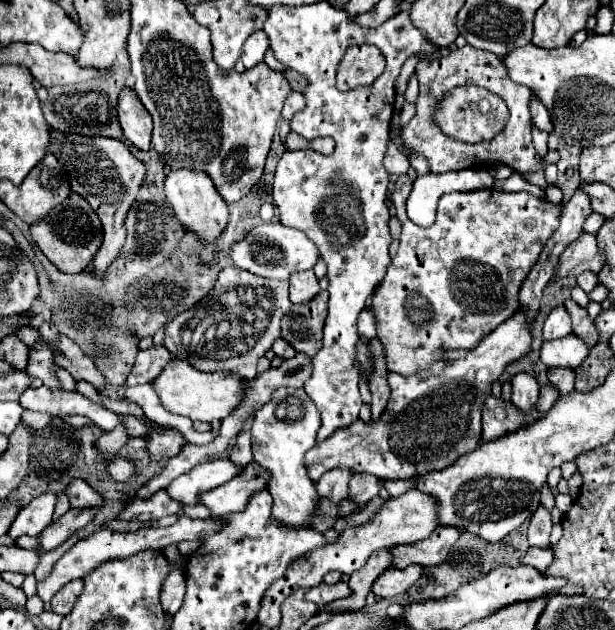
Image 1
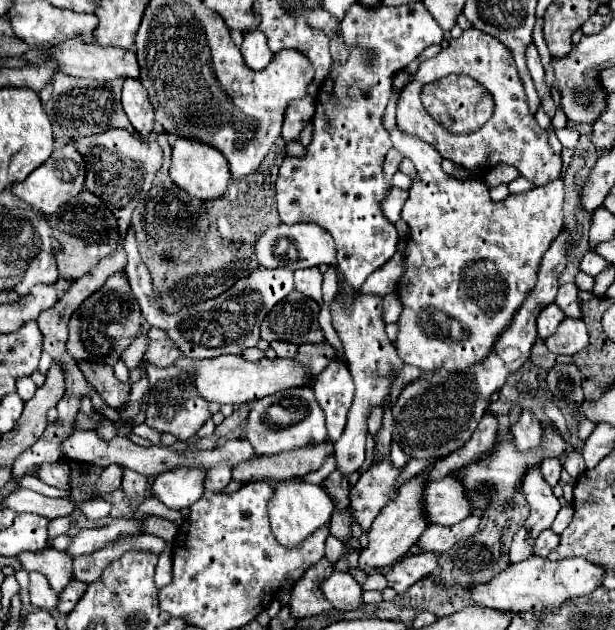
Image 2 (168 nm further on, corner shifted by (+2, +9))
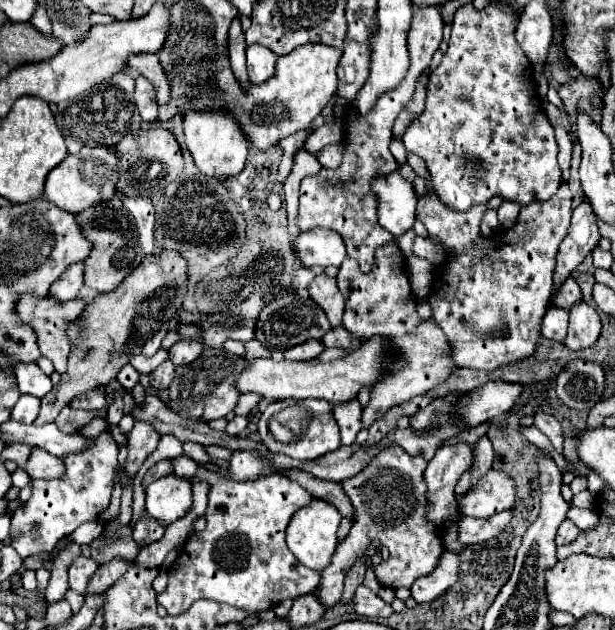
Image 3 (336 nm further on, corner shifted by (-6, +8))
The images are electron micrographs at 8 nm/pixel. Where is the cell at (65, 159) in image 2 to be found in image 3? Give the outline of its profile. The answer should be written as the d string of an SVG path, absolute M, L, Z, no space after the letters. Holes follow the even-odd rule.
M83 147L75 155L67 155L67 159L57 165L45 183L45 199L53 201L61 209L69 213L81 213L87 207L109 201L117 195L119 181L119 155L109 147Z

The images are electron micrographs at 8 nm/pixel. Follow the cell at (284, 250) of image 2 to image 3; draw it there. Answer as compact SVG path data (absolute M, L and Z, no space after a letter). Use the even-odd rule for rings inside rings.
M315 229L315 231L303 233L301 237L297 237L295 245L297 245L295 247L297 259L303 261L307 267L313 267L313 265L341 267L347 255L343 239L329 229Z

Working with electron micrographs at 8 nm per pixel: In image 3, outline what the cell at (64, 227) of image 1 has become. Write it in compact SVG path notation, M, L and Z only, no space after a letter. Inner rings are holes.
M113 197L113 201L105 201L105 205L95 205L95 209L85 209L77 217L85 229L85 237L93 241L93 253L85 259L85 285L99 293L109 293L117 289L133 269L137 269L145 255L139 247L135 221L123 207L121 197Z

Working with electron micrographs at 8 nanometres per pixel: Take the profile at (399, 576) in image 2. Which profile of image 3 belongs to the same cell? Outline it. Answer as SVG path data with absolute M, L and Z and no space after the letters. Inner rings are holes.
M445 551L445 557L441 557L437 569L433 573L419 577L413 587L411 595L417 603L431 603L437 597L441 597L447 589L451 589L459 579L459 557L451 551Z

